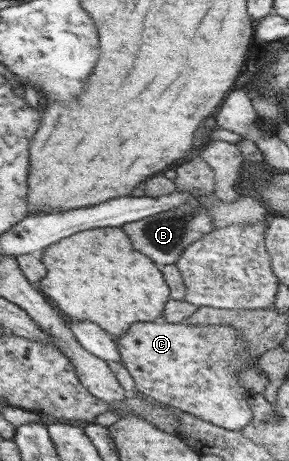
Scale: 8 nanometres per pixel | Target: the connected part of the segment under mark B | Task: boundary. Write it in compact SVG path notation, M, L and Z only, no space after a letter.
M197 201L183 202L177 207L157 212L155 215L123 224L121 228L130 239L135 251L142 255L150 256L154 263L160 265L175 264L185 248L194 241L201 239L210 231L213 231L212 217L210 213L200 206Z

